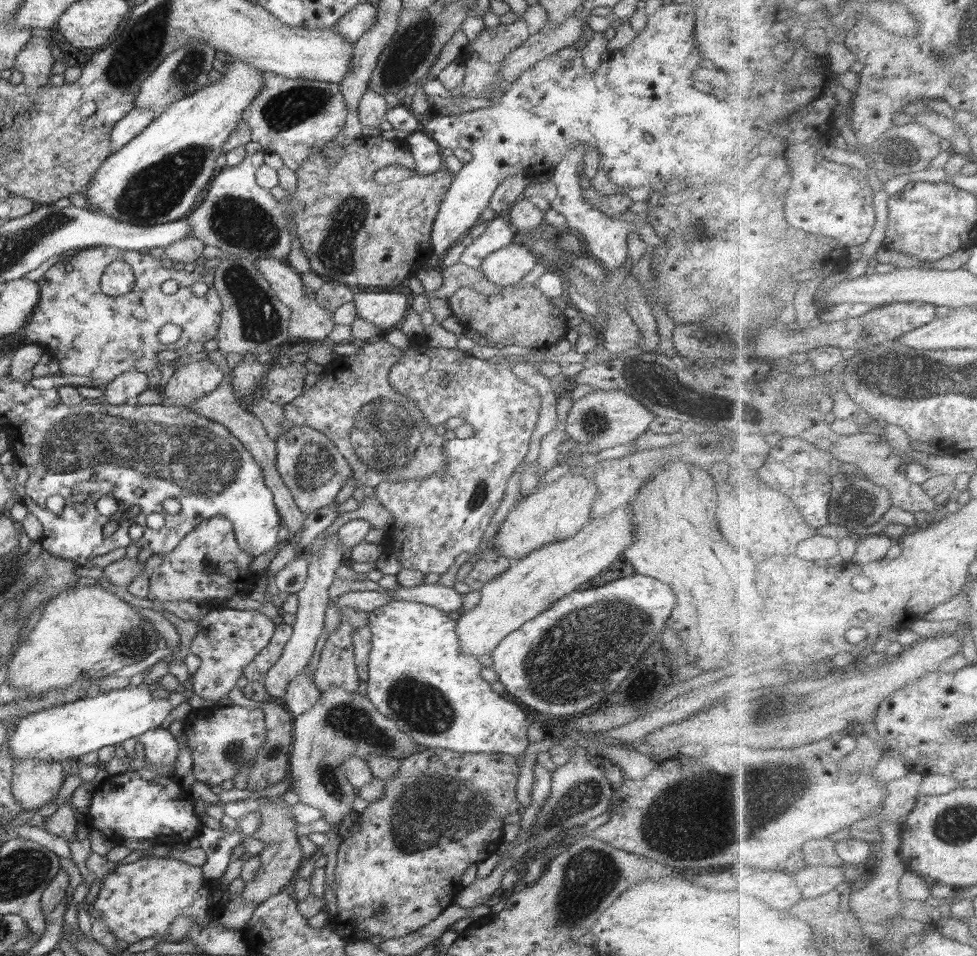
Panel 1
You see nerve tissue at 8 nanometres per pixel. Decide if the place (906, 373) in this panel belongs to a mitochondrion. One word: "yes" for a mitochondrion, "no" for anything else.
yes

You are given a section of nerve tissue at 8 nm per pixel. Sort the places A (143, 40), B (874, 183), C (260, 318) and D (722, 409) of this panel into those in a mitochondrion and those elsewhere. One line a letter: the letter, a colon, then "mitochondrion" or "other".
A: mitochondrion
B: other
C: mitochondrion
D: other

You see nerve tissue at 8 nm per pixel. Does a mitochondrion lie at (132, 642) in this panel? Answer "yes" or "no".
yes

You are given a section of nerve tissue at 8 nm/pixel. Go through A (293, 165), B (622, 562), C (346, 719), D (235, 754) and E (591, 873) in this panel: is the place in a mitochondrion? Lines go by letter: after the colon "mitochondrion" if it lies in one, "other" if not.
A: other
B: other
C: mitochondrion
D: mitochondrion
E: mitochondrion

